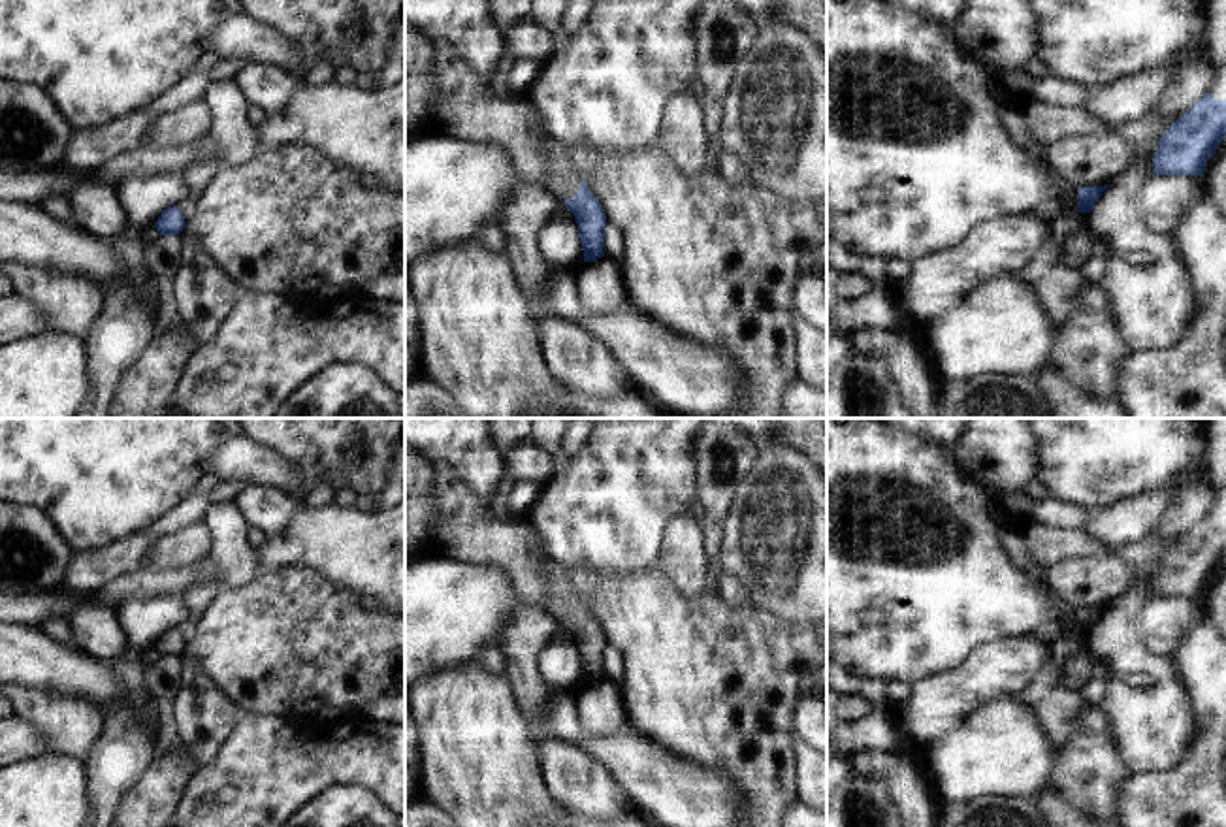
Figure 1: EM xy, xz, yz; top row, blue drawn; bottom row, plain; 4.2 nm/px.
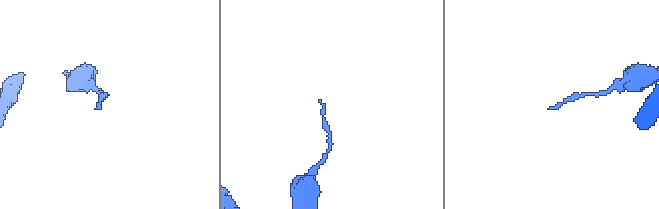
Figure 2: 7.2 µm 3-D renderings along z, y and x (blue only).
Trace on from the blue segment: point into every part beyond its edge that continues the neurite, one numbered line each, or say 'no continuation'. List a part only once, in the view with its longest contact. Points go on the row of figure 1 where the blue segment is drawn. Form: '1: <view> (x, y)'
1: xz (562, 179)

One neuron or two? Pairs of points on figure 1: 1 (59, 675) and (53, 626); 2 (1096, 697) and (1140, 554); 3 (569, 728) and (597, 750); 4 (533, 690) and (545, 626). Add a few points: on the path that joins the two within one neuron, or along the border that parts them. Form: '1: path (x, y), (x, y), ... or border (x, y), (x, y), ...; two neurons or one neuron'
1: border (38, 628), (48, 637), (70, 647); two neurons
2: border (1108, 682), (1108, 697), (1100, 705); two neurons
3: path (577, 735), (590, 743); one neuron
4: path (526, 675), (526, 645), (530, 641); one neuron

